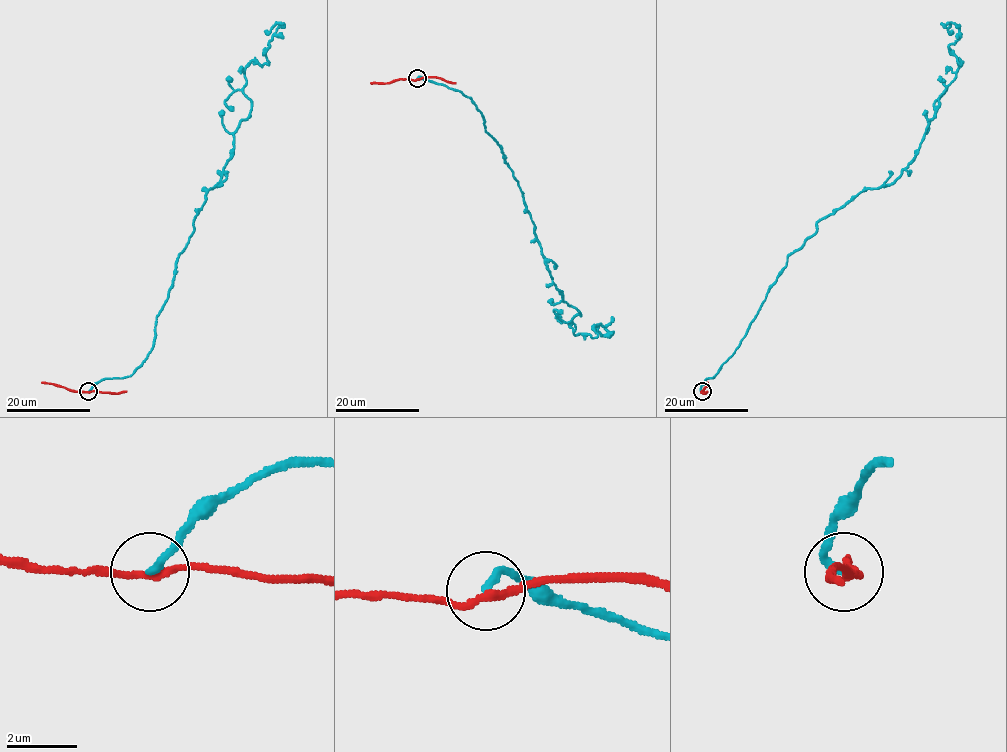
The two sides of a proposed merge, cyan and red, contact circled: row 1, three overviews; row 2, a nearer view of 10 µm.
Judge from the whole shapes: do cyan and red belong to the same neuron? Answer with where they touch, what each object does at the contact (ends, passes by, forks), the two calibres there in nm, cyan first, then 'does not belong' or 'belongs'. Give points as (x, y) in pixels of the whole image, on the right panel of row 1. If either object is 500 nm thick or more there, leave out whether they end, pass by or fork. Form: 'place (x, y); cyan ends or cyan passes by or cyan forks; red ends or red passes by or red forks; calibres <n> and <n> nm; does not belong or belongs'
place (702, 391); cyan ends; red passes by; calibres 240 and 190 nm; does not belong

